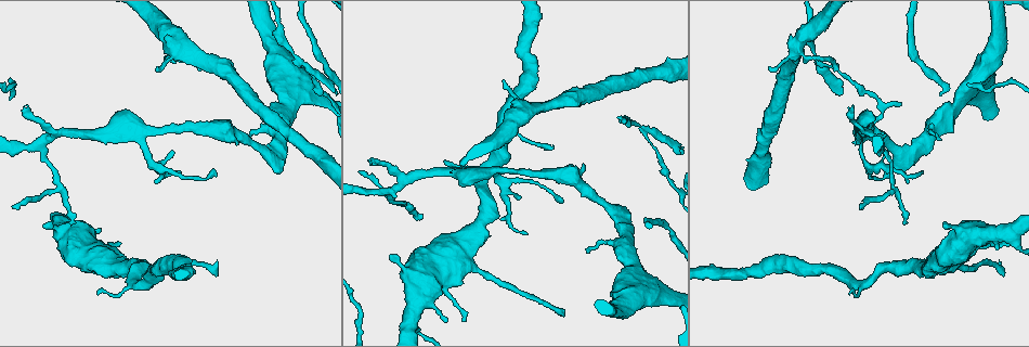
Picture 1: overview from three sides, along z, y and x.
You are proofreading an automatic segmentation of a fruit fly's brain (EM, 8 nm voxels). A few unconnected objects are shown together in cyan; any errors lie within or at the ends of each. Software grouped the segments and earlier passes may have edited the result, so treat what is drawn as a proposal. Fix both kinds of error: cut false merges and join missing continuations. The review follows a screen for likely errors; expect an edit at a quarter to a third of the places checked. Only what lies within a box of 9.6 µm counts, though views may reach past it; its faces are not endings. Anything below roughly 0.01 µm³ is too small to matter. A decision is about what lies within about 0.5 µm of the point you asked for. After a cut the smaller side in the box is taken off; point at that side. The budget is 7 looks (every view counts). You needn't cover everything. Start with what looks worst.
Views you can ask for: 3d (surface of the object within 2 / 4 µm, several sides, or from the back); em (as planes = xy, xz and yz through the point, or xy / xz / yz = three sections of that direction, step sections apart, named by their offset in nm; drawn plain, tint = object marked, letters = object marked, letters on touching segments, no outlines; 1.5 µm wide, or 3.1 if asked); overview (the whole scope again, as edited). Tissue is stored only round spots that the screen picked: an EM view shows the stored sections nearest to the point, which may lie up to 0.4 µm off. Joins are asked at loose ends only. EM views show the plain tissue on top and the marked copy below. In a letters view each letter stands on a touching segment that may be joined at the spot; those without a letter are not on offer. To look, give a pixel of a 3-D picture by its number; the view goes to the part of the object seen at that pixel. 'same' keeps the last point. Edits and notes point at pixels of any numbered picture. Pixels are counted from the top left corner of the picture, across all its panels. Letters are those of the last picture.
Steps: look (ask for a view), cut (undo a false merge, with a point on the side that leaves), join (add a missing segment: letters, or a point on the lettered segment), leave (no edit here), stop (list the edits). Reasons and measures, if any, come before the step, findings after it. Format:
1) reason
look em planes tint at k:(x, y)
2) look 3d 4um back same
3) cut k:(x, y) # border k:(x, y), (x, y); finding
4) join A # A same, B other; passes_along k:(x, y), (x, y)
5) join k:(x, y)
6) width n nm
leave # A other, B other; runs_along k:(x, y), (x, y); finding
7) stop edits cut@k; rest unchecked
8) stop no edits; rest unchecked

free end
look em planes tint at 1:(374, 162)

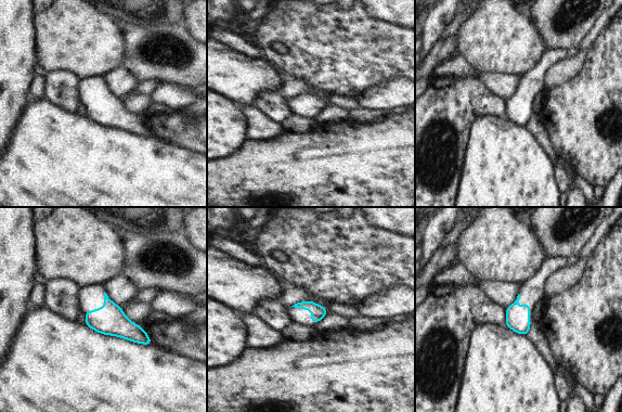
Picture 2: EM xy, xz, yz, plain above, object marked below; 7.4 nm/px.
look em planes letters same

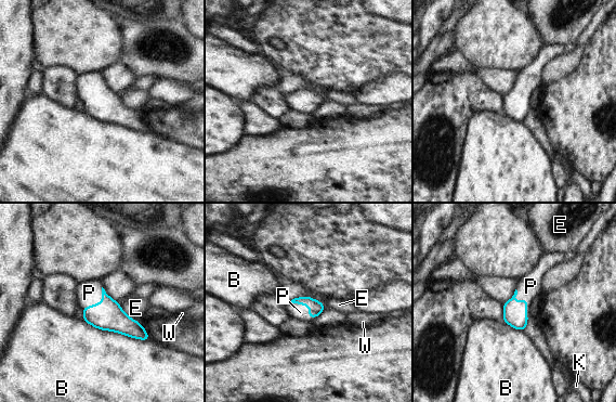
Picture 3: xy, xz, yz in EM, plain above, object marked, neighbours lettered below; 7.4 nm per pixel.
join P # B other, E other, K other, P same, W other; passes_along 3:(514, 313), (525, 298), (531, 286); it goes on there

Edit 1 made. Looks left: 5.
three-way junction
look 3d 2um at 1:(157, 168)

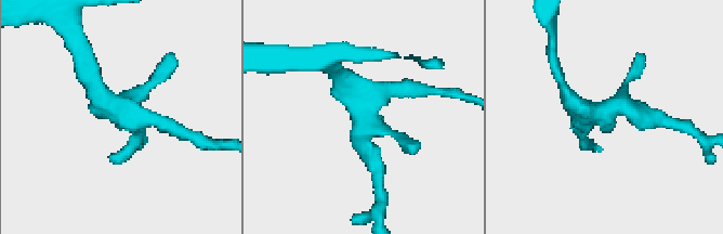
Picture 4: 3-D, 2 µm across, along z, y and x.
look em planes letters at 4:(355, 84)

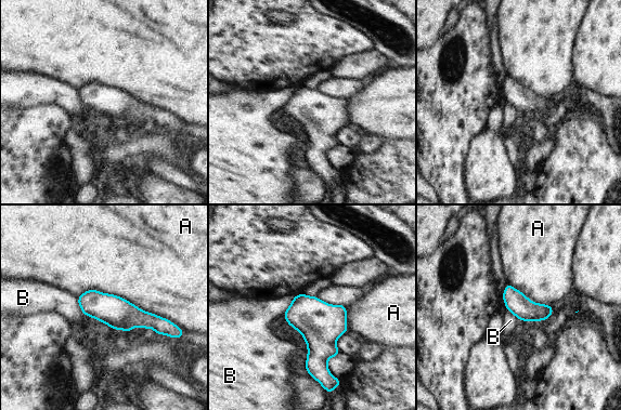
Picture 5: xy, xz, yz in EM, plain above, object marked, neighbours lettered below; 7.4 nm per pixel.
leave # A other, B other; runs_along 5:(80, 300), (126, 316), (167, 325); one cell here

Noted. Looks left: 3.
an open end
look em planes tint at 1:(945, 226)

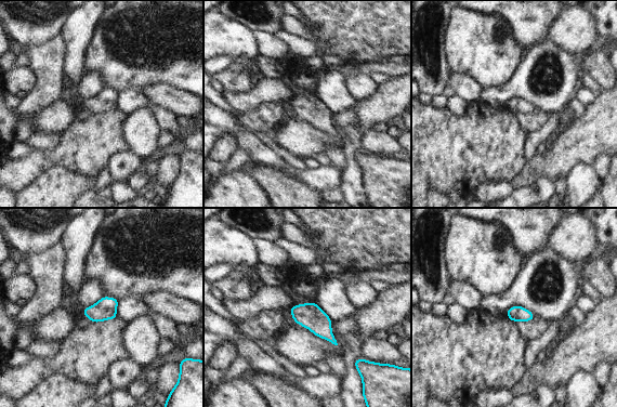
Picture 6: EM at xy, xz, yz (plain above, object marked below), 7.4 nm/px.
look em planes letters same

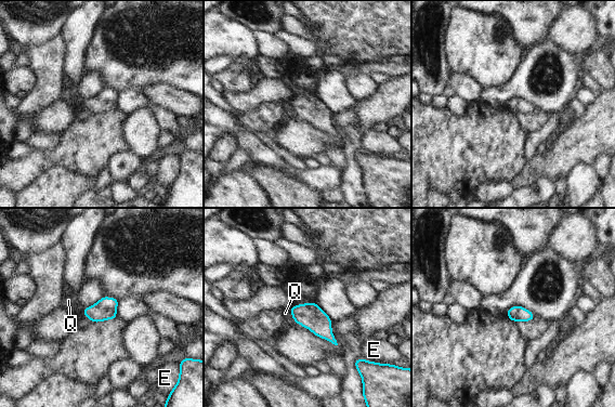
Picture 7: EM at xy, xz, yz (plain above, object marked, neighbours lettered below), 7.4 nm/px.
leave # E other, Q other; border 7:(289, 309), (293, 319); no lettered segment goes on from it

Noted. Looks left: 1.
stop edits join@3; rest unchecked

